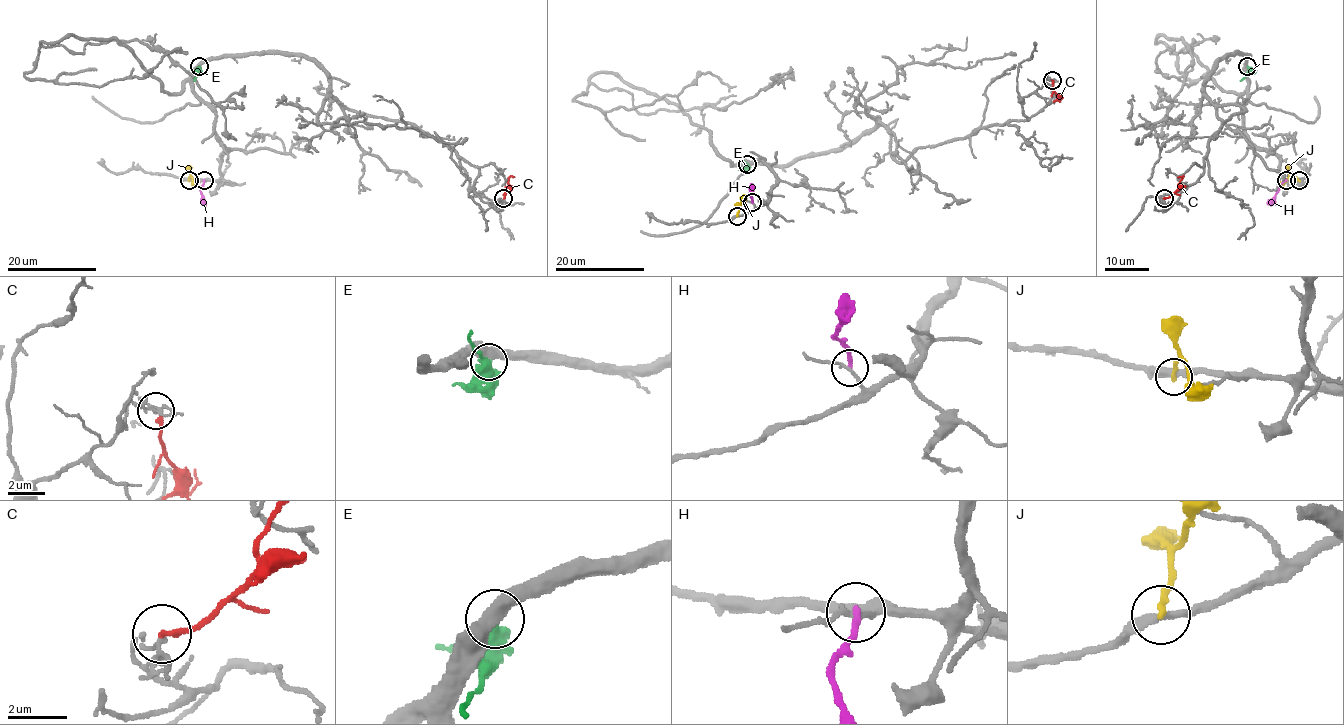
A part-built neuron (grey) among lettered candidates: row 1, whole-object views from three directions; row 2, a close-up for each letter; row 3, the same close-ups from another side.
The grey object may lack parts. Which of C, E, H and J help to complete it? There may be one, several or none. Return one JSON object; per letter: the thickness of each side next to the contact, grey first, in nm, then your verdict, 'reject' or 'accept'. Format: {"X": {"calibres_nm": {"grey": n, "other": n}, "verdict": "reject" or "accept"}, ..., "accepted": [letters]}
{"C": {"calibres_nm": {"grey": 110, "other": 180}, "verdict": "reject"}, "E": {"calibres_nm": {"grey": 480, "other": 440}, "verdict": "reject"}, "H": {"calibres_nm": {"grey": 160, "other": 200}, "verdict": "reject"}, "J": {"calibres_nm": {"grey": 320, "other": 220}, "verdict": "reject"}, "accepted": []}

